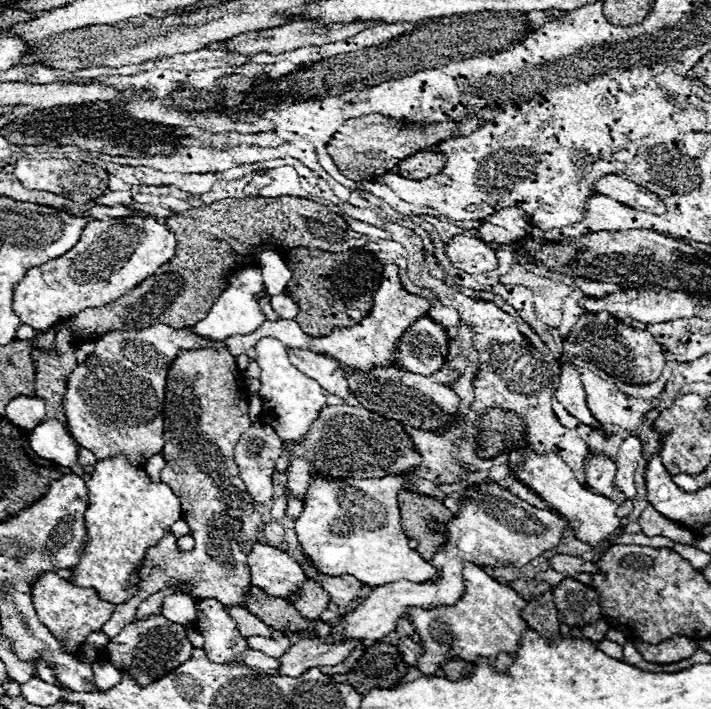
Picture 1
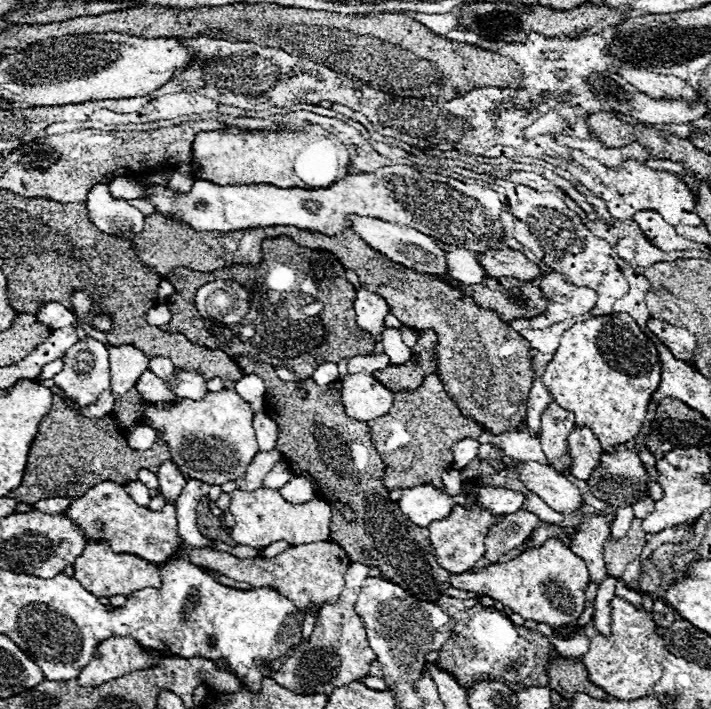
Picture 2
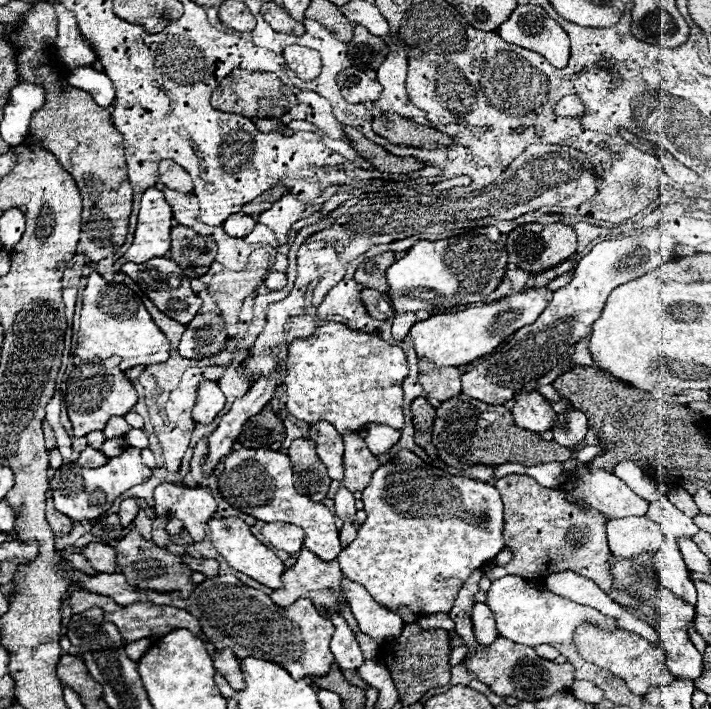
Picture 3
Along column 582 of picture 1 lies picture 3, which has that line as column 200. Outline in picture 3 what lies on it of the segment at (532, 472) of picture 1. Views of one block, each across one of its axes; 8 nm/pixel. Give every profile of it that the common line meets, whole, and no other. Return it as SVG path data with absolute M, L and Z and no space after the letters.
M160 484L154 490L154 512L158 518L178 518L194 542L206 536L206 524L216 512L216 500L208 488L188 488L176 484Z

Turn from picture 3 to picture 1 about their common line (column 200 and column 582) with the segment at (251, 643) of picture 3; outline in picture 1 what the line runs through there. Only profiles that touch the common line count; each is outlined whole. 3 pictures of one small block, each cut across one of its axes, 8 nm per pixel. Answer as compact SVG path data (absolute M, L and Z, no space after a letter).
M564 578L554 590L554 604L558 608L558 618L560 622L568 624L568 626L584 626L590 624L594 620L600 620L602 608L600 608L600 598L598 594L588 588L586 584L572 580L572 578Z

